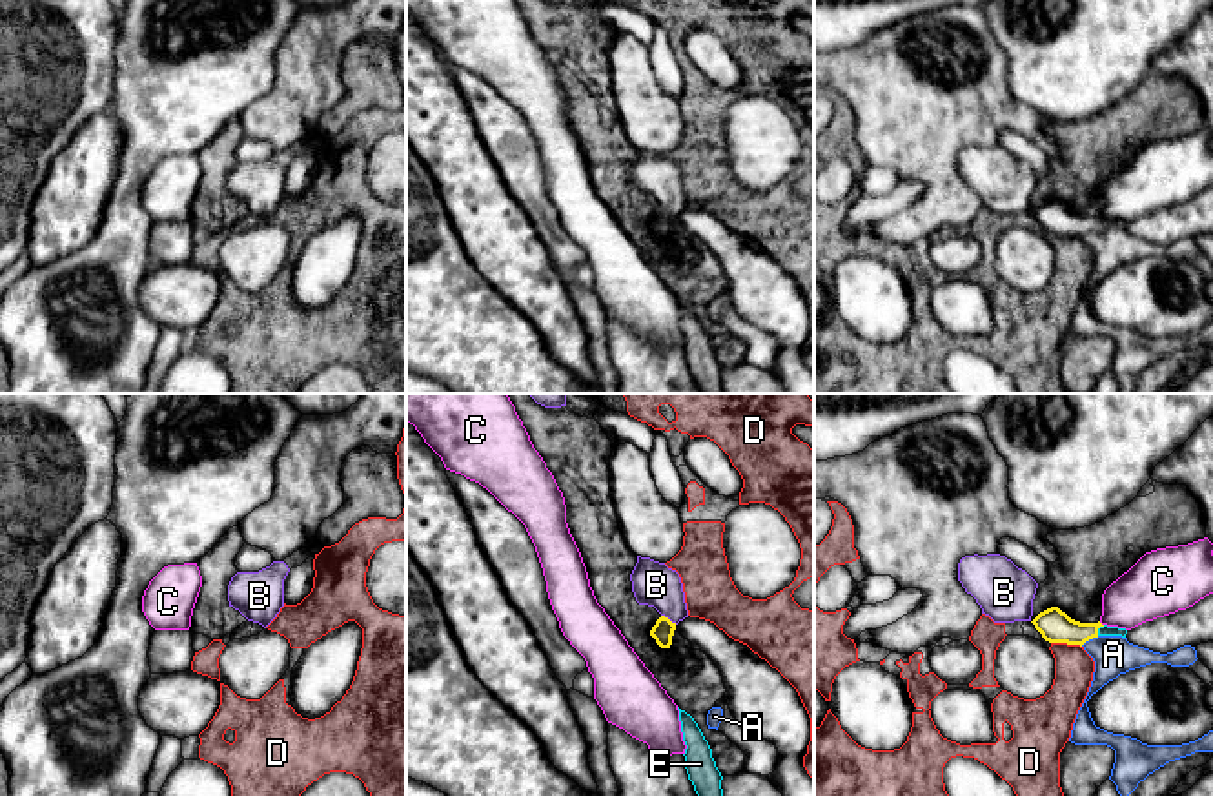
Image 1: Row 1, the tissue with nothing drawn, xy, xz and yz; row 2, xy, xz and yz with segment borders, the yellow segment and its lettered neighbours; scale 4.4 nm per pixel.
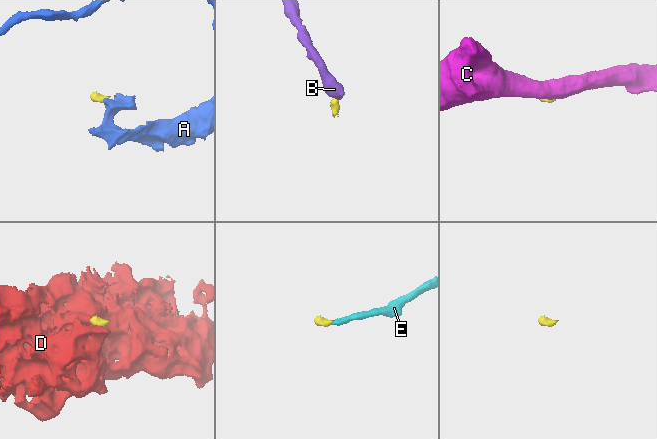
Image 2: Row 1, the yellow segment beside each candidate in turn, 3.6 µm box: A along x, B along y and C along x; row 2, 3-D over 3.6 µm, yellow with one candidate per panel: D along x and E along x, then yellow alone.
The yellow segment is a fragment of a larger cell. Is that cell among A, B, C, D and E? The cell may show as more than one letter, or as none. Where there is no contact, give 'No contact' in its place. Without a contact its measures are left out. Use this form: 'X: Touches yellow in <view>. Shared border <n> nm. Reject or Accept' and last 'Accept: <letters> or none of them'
A: Touches yellow in yz. Shared border 100 nm. Reject
B: Touches yellow in xz. Shared border 80 nm. Accept
C: Touches yellow in yz. Shared border 30 nm. Reject
D: Touches yellow in yz. Shared border 140 nm. Reject
E: Touches yellow in yz. Shared border 60 nm. Accept
Accept: B, E

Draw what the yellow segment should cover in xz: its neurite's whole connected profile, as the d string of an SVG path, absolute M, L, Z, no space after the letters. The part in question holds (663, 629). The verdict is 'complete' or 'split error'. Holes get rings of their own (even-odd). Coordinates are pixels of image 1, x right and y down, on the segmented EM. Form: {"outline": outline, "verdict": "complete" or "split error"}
{"outline": "M637 556L630 581L636 601L661 614L650 636L661 648L670 648L676 625L688 617L679 574L665 563Z", "verdict": "split error"}

